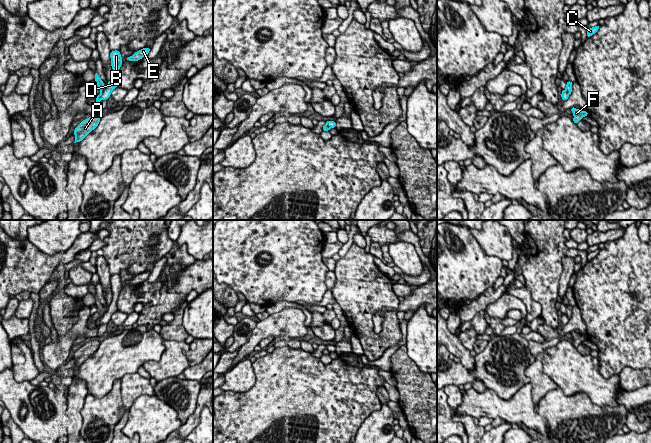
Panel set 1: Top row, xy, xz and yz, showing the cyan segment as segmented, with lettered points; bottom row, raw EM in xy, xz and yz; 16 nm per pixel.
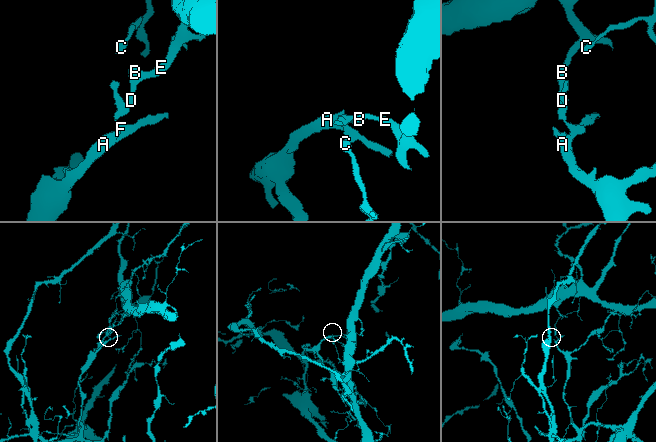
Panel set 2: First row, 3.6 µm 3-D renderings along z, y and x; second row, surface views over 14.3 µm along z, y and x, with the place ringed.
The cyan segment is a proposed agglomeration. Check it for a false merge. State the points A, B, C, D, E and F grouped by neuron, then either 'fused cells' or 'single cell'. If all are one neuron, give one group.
A F / B C D E | fused cells

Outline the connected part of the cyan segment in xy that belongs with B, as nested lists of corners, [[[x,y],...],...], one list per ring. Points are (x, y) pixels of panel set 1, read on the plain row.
[[[118,274],[111,275],[110,282],[111,282],[111,290],[113,293],[112,301],[111,301],[110,305],[108,306],[108,309],[106,310],[104,315],[101,317],[100,325],[107,324],[111,320],[112,315],[116,311],[118,311],[117,310],[117,300],[118,300],[119,293],[123,287],[120,275],[118,275]]]

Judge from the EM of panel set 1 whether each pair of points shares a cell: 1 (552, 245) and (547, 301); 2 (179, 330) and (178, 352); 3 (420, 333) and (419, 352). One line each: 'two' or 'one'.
1: one
2: two
3: one

